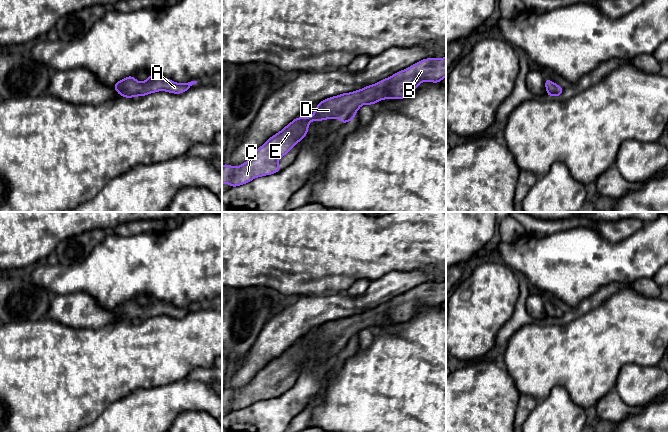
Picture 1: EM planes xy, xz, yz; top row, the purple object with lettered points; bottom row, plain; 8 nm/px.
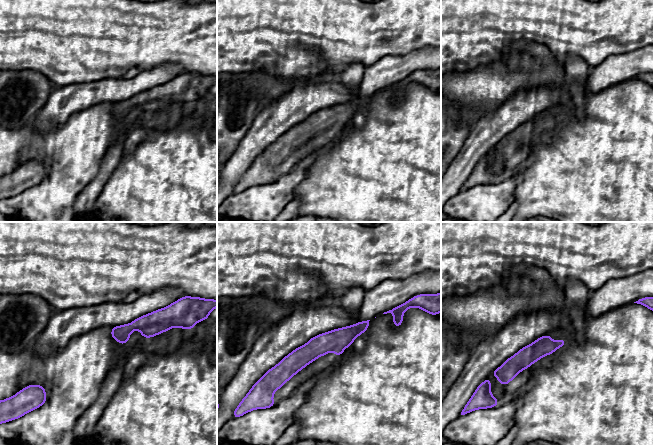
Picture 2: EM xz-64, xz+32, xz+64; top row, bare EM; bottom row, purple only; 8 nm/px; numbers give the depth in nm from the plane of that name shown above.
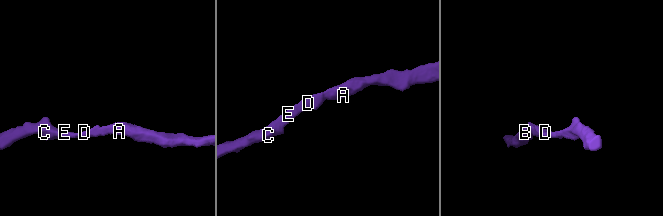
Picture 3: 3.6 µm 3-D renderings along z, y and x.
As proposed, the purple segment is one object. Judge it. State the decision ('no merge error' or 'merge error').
no merge error

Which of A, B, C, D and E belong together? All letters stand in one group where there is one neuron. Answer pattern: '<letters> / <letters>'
A B C D E

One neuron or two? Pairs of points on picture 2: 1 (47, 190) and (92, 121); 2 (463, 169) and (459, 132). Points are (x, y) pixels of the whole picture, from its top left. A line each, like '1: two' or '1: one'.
1: one
2: two

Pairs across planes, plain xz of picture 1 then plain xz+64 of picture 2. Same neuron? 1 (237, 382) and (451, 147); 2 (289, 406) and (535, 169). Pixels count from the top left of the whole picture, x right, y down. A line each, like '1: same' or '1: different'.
1: different
2: different

